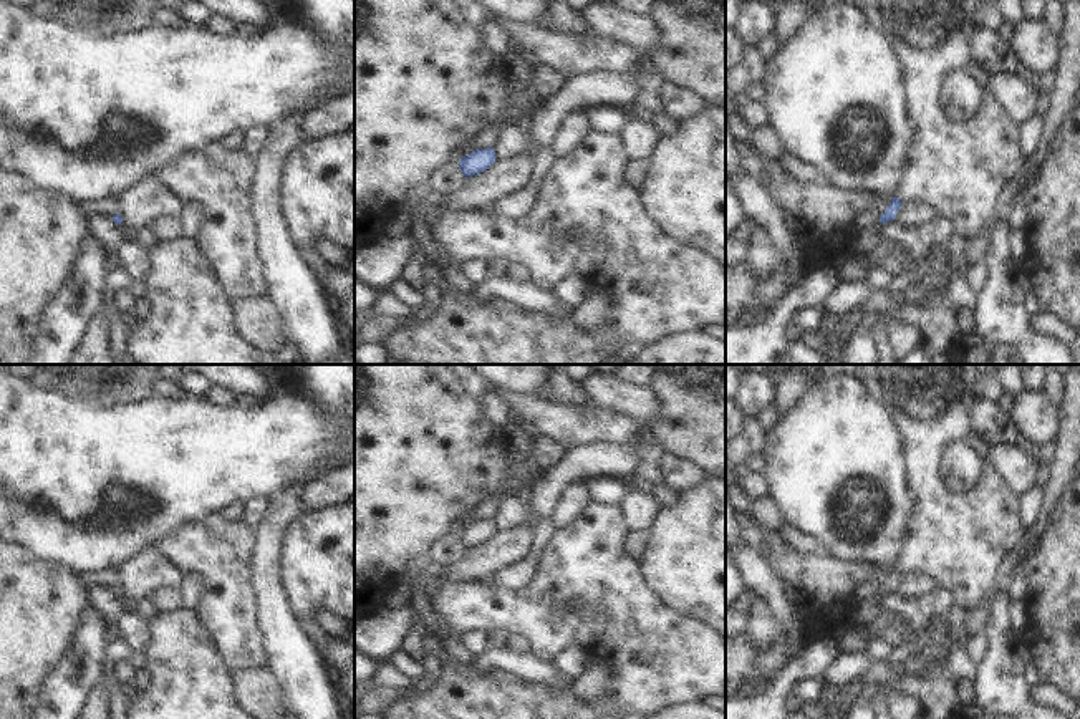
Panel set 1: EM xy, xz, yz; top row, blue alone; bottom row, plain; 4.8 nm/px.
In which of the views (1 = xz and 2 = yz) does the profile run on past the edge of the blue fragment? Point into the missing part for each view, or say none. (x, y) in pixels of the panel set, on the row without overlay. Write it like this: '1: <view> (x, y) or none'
1: none
2: none

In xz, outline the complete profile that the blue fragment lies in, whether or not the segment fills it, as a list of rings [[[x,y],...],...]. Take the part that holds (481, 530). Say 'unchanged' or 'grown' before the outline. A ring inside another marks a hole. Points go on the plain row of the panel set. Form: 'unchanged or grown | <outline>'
unchanged | [[[490,519],[475,520],[469,527],[460,528],[460,543],[469,550],[487,542],[497,532],[495,522]]]

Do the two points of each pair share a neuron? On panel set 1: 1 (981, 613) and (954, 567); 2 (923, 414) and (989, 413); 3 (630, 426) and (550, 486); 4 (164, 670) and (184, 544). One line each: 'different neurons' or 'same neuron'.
1: different neurons
2: different neurons
3: different neurons
4: different neurons

